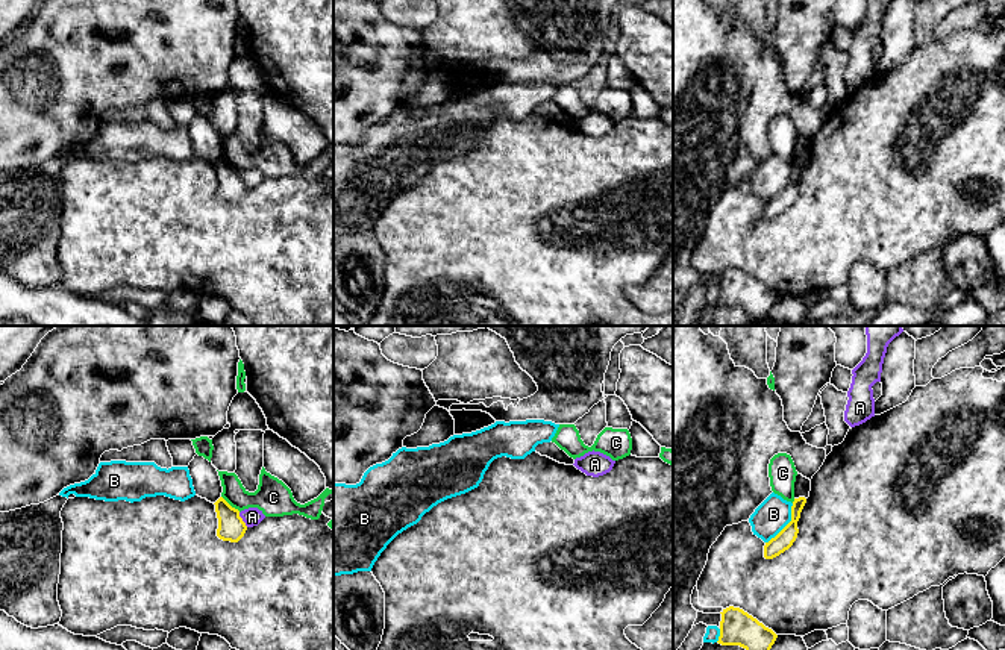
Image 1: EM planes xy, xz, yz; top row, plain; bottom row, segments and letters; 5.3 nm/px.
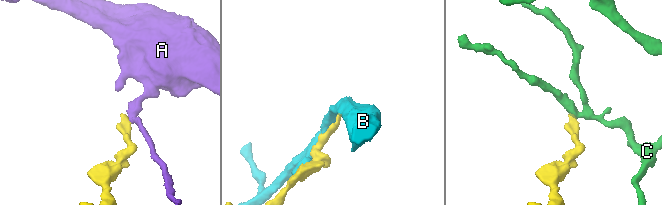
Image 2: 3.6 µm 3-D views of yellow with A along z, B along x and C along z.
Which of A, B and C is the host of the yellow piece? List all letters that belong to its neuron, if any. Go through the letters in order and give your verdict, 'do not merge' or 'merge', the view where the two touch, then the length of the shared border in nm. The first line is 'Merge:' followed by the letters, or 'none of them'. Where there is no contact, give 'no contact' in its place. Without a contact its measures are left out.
Merge: none of them
A: do not merge; meets yellow in xy; contact 90 nm long
B: do not merge; meets yellow in yz; contact 260 nm long
C: do not merge; meets yellow in xy; contact 130 nm long

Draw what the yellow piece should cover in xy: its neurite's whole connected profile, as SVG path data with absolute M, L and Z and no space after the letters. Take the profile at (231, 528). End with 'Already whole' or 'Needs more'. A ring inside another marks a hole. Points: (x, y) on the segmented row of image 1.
M196 455L188 470L196 495L215 505L217 536L223 541L238 542L244 536L247 526L240 517L240 511L221 497L223 486L217 468L203 456Z. Needs more

